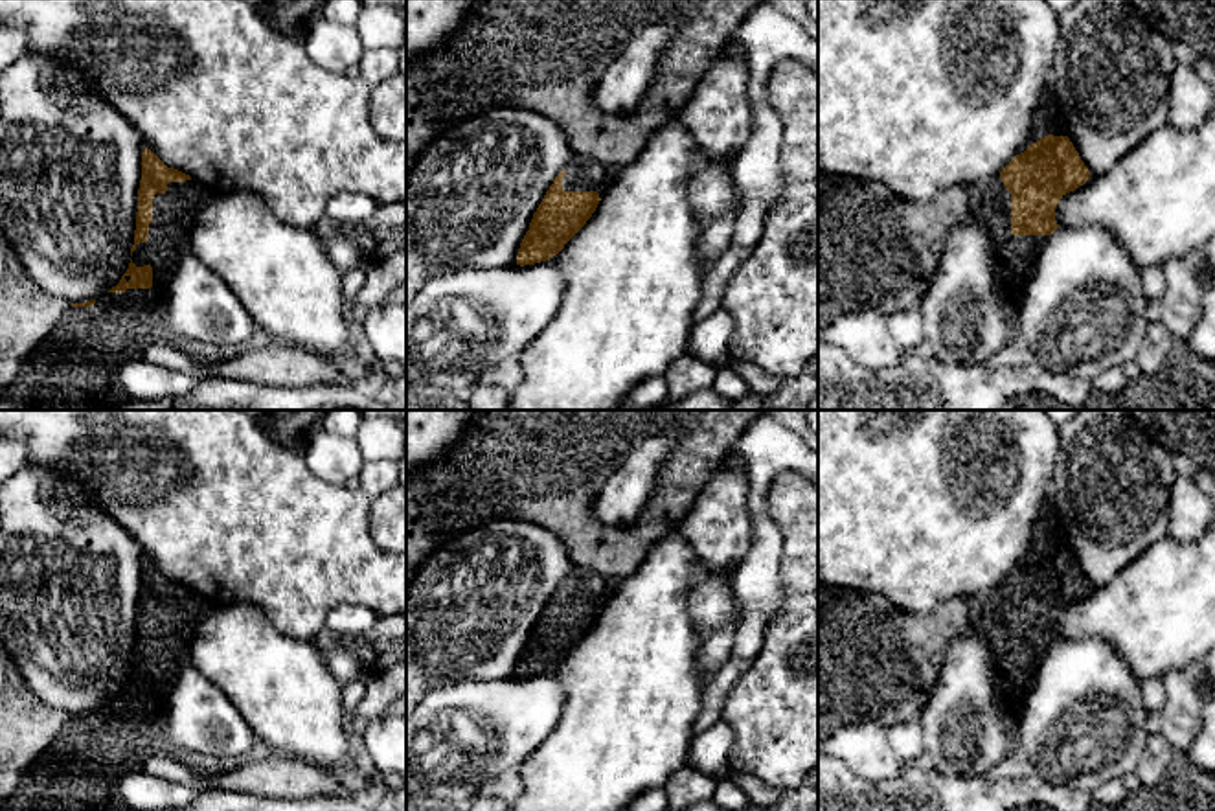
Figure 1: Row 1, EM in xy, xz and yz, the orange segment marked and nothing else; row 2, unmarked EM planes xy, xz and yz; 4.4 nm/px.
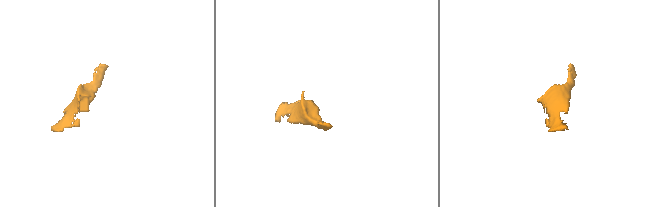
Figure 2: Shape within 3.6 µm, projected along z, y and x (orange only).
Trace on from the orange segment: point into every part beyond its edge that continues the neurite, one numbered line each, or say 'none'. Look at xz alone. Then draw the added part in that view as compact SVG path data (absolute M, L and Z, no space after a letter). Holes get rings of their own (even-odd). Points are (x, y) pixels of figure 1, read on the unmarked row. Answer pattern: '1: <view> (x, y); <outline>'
1: xz (583, 585); M573 566L568 577L564 579L566 587L562 590L564 603L597 603L603 611L612 598L616 581L599 576L590 568Z

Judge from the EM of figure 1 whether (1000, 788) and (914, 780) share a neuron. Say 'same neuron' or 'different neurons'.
same neuron

